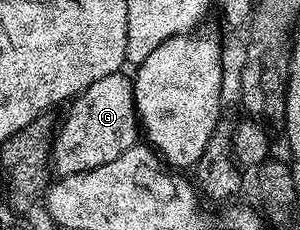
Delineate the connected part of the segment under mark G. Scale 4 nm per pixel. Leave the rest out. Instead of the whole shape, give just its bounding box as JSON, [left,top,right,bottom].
[50,73,140,176]

